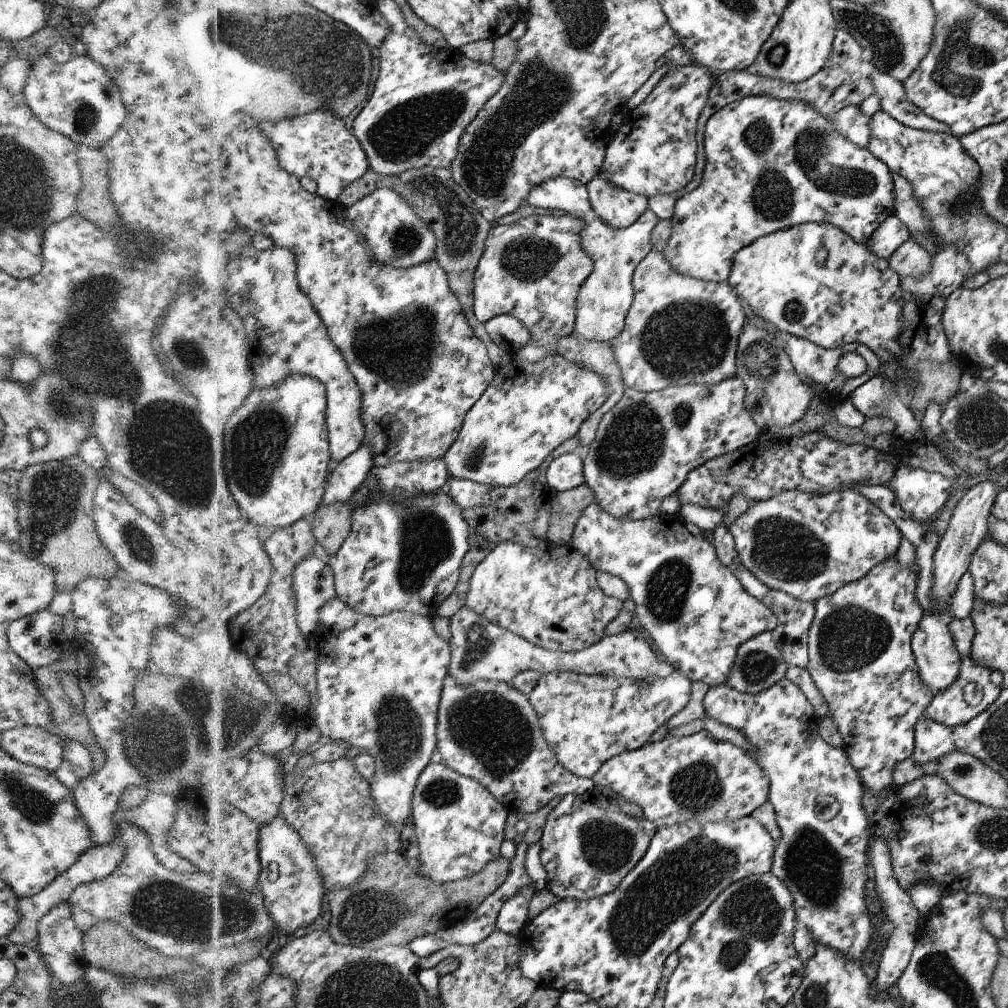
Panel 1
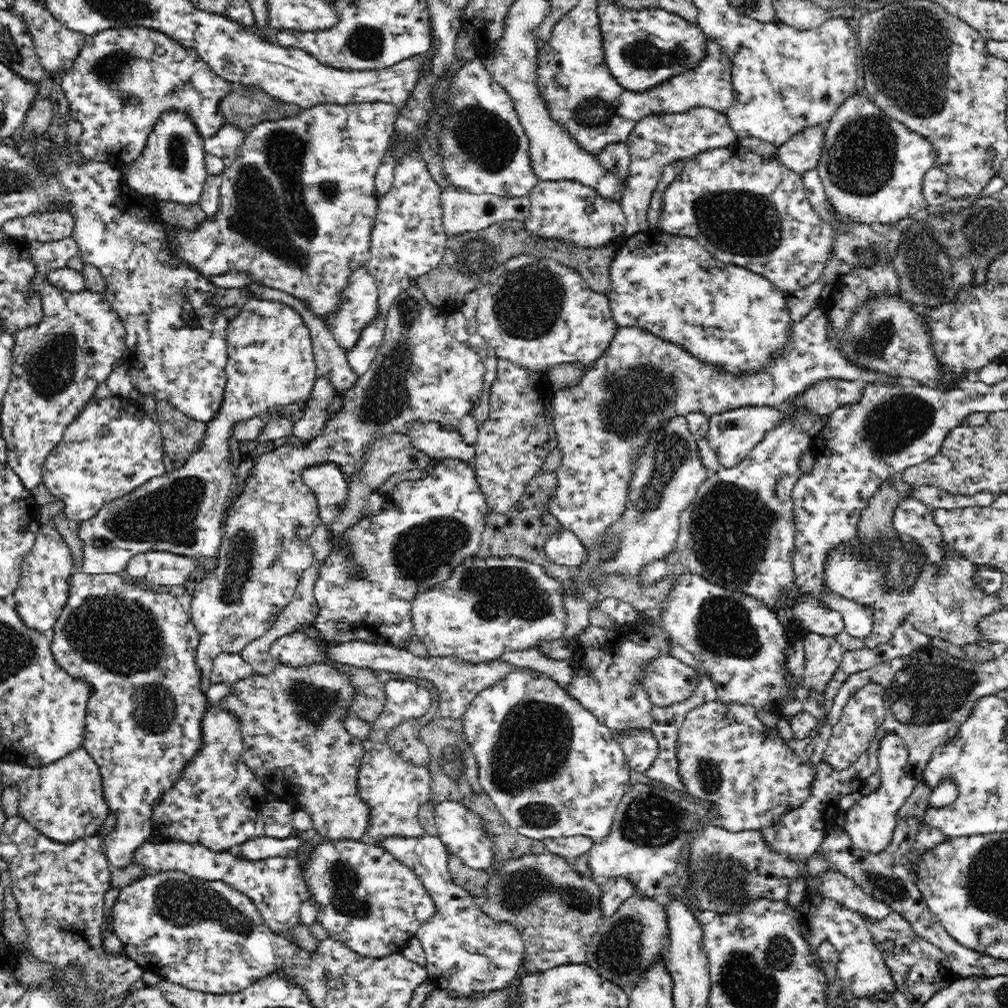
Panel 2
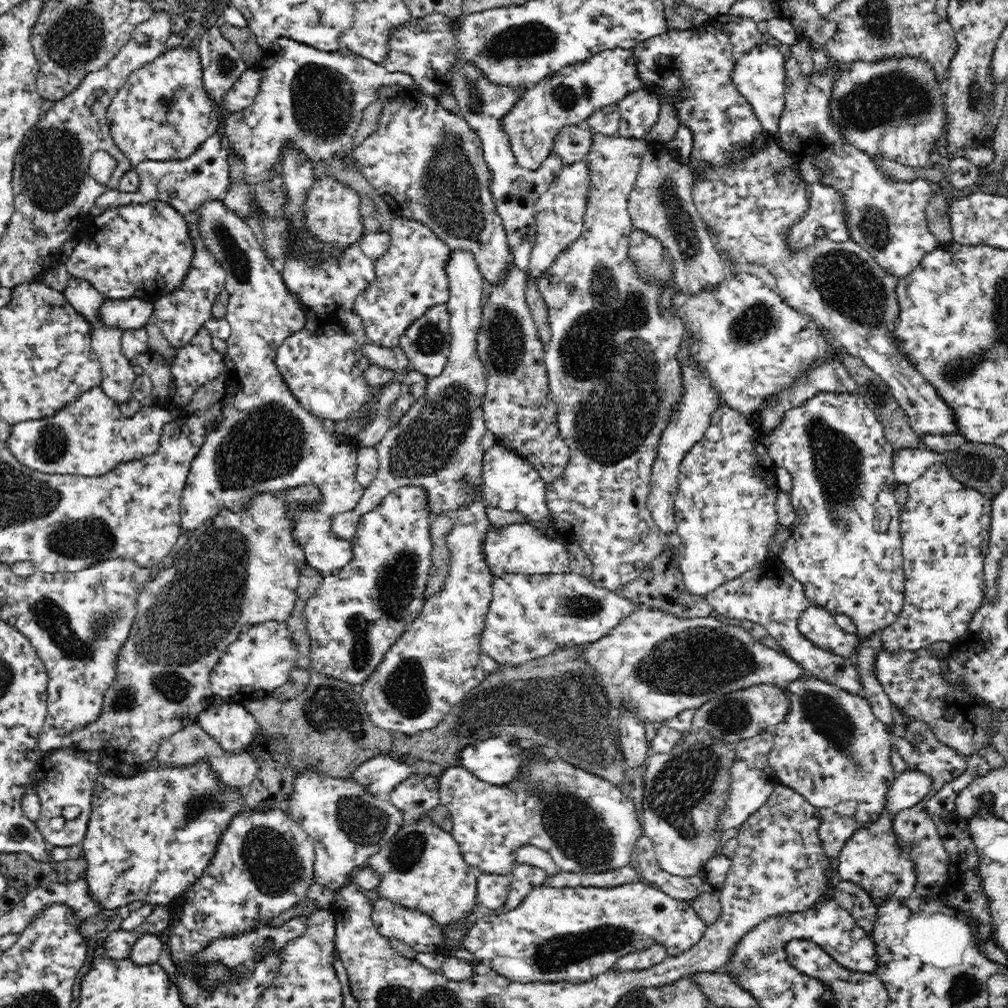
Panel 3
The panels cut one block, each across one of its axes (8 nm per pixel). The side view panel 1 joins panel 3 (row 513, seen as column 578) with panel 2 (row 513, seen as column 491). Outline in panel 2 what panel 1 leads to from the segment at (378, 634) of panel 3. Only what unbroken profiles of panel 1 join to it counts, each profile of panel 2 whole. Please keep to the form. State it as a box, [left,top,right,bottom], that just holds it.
[269,459,490,666]

